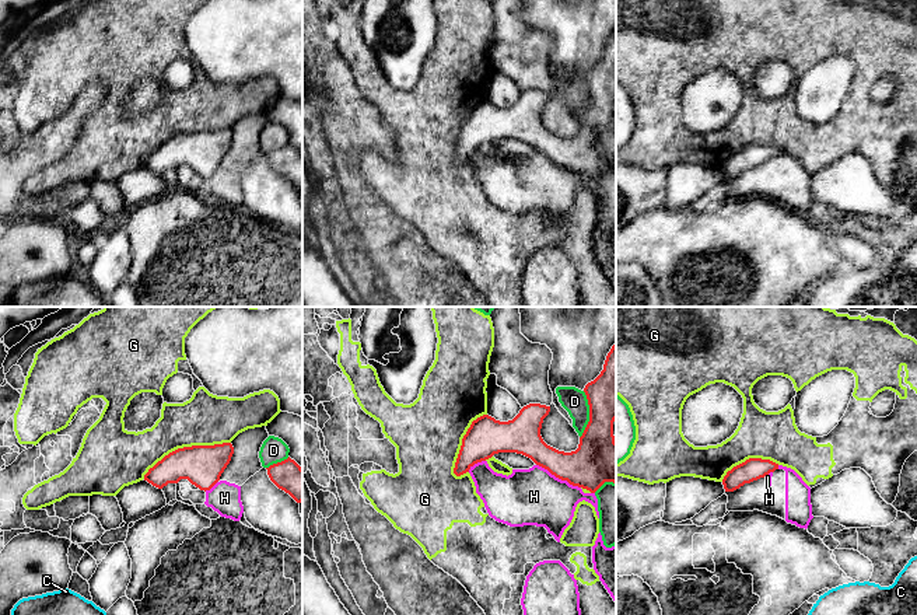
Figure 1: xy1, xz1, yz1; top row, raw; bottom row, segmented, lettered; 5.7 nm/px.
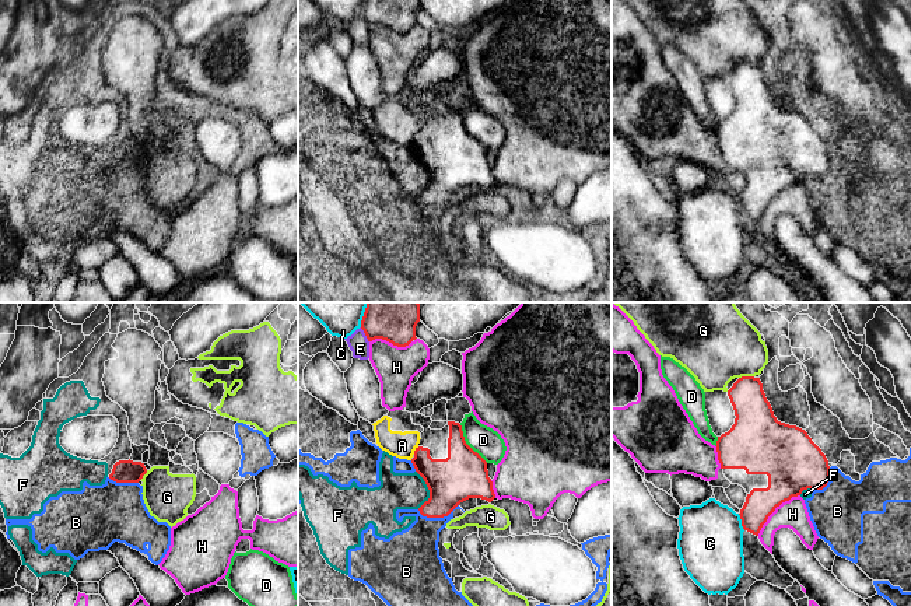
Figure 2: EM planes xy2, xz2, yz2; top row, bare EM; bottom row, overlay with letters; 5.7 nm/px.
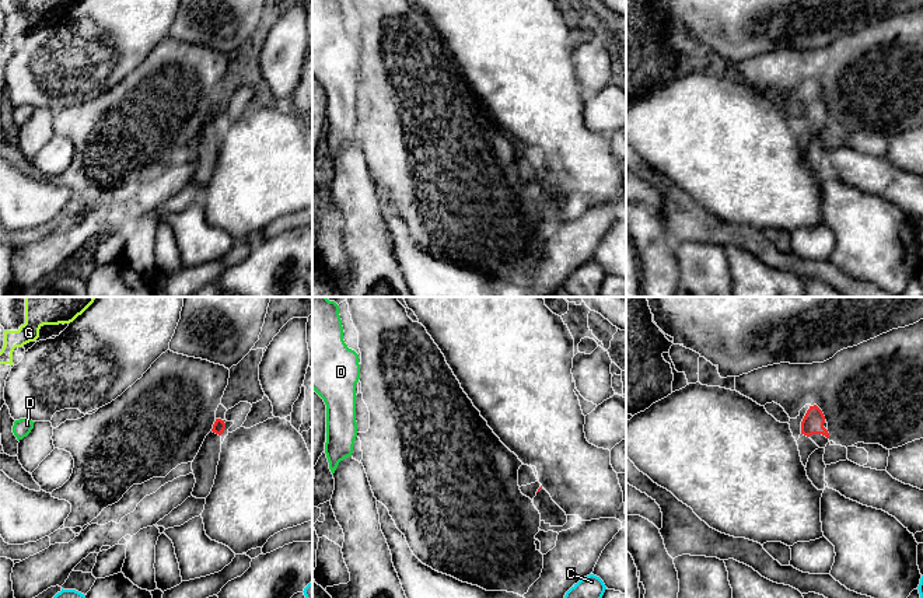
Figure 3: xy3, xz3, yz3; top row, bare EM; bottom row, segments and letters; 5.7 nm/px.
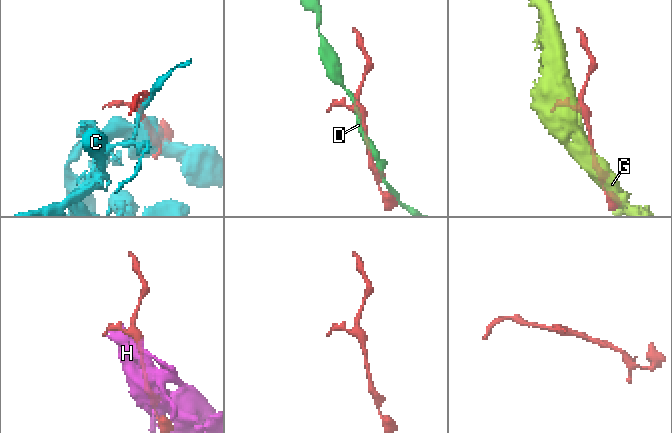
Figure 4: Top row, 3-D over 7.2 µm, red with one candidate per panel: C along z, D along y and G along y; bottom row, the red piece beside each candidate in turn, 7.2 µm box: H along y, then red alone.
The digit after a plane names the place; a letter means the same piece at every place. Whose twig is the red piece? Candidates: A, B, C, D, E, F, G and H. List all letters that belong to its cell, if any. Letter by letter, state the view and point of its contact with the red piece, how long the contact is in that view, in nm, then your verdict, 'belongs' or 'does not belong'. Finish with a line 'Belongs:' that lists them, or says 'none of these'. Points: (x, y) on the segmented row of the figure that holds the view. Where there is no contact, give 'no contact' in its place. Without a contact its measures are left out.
A: xz2 (414, 451) | 60 nm | does not belong
B: xz2 (437, 517) | 240 nm | does not belong
C: yz2 (742, 522) | 100 nm | does not belong
D: xz1 (590, 415) | 280 nm | does not belong
E: xz2 (365, 335) | 100 nm | does not belong
F: xz2 (428, 489) | 220 nm | does not belong
G: xy1 (185, 447) | 550 nm | does not belong
H: yz2 (774, 510) | 340 nm | does not belong
Belongs: none of these

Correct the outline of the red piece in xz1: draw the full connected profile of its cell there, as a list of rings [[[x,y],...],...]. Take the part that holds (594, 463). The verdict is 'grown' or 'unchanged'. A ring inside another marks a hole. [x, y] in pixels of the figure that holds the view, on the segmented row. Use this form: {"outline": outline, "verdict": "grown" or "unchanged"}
{"outline": [[[616,343],[606,356],[601,374],[584,388],[589,422],[575,451],[564,452],[547,445],[540,429],[550,406],[529,403],[508,422],[483,415],[472,422],[462,438],[454,474],[461,476],[498,452],[517,452],[531,458],[573,486],[595,493],[605,482],[616,483]]], "verdict": "unchanged"}

